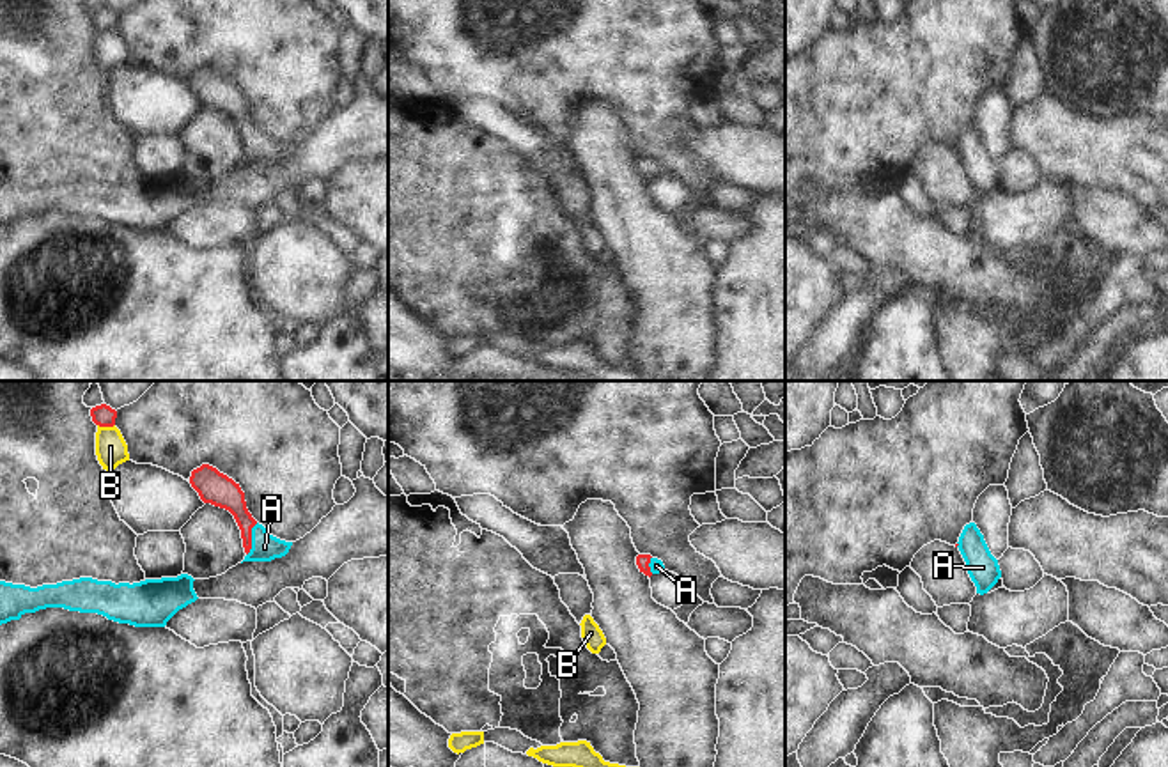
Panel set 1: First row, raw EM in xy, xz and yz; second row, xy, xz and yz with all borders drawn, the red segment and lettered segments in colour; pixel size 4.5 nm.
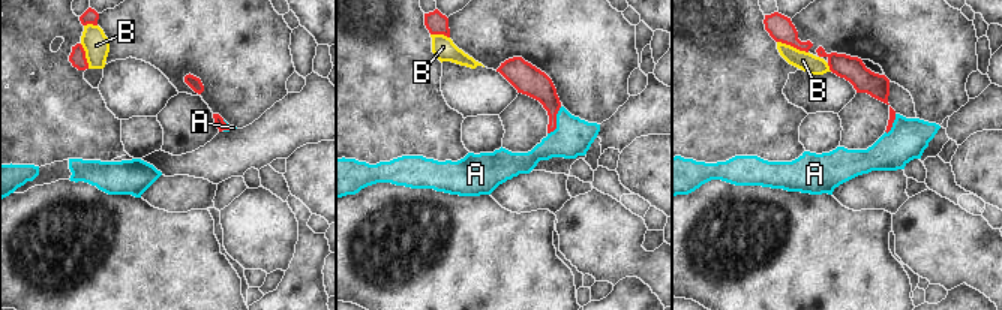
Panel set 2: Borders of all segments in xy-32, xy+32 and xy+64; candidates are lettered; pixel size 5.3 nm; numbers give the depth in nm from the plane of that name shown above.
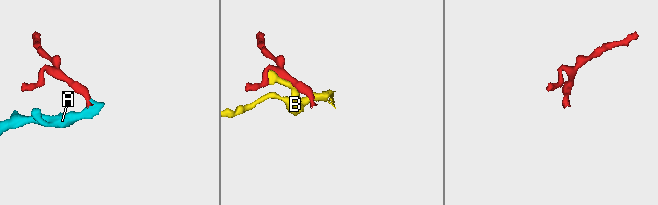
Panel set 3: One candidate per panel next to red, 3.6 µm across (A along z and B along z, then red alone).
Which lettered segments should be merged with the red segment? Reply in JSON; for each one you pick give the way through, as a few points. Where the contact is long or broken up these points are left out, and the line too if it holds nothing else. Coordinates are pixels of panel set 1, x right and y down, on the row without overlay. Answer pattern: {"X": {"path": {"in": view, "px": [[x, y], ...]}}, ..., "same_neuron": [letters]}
{"A": {"path": {"in": "xy", "px": [[224, 96], [250, 131], [250, 142], [264, 151]]}}, "same_neuron": ["A"]}

